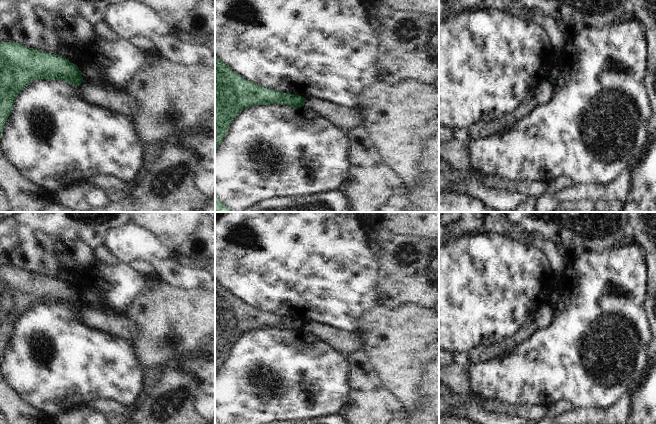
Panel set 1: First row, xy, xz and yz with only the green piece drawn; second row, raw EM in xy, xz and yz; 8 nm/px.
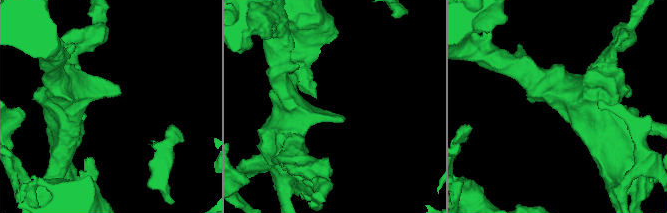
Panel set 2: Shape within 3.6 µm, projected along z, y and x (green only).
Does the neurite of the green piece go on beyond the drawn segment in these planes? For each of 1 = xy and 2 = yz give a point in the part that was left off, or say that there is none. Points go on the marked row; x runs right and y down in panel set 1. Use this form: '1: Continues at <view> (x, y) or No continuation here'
1: No continuation here
2: No continuation here.

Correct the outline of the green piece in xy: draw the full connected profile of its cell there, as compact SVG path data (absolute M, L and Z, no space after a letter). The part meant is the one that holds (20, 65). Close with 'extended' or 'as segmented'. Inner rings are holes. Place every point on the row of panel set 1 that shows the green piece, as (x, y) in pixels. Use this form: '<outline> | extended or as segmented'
M17 42L0 43L0 139L18 94L40 79L68 82L75 87L84 81L77 65L62 56Z | as segmented

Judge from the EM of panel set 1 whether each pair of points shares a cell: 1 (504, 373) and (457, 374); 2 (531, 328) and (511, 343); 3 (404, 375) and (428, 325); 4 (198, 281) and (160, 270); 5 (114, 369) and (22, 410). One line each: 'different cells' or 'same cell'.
1: different cells
2: same cell
3: same cell
4: same cell
5: different cells

